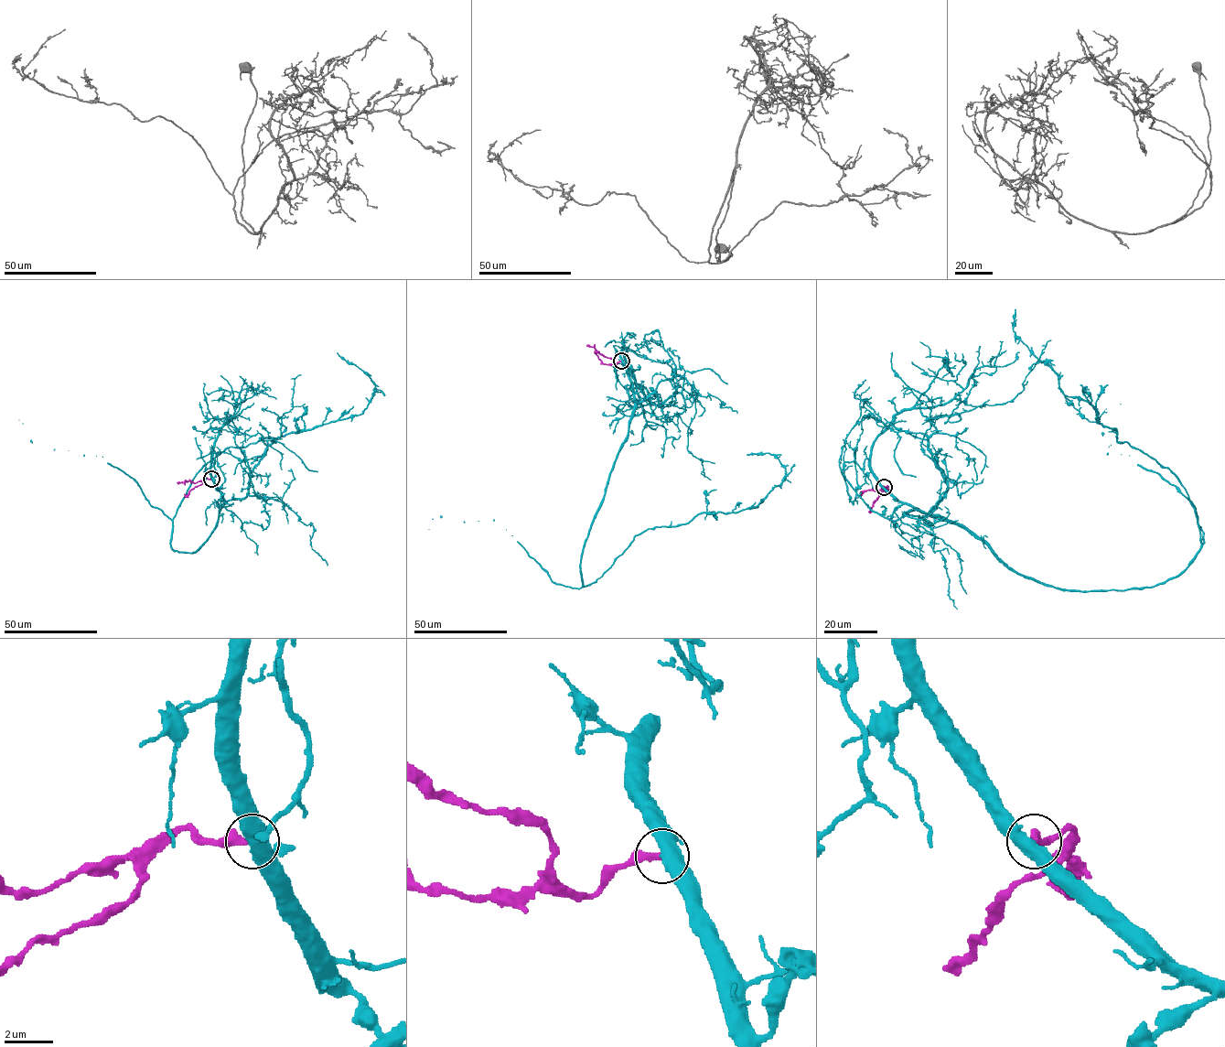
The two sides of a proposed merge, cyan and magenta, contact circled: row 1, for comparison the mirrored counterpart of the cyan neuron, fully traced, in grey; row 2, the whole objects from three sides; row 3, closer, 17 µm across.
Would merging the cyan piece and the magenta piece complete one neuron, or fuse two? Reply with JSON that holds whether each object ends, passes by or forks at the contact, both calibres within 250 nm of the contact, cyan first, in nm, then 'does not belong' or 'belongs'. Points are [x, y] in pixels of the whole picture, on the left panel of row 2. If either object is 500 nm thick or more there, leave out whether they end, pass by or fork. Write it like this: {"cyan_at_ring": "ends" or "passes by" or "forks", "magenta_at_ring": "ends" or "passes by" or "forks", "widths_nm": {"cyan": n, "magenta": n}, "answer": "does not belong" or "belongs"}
{"widths_nm": {"cyan": 550, "magenta": 320}, "answer": "does not belong"}

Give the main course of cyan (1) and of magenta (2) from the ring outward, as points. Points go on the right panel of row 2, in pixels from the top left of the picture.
1: (884, 487), (1062, 588), (1153, 587), (1196, 555), (1199, 529), (1179, 480), (1066, 396), (1015, 335), (1015, 309)
2: (884, 487), (887, 485), (887, 492), (879, 490), (861, 492)

